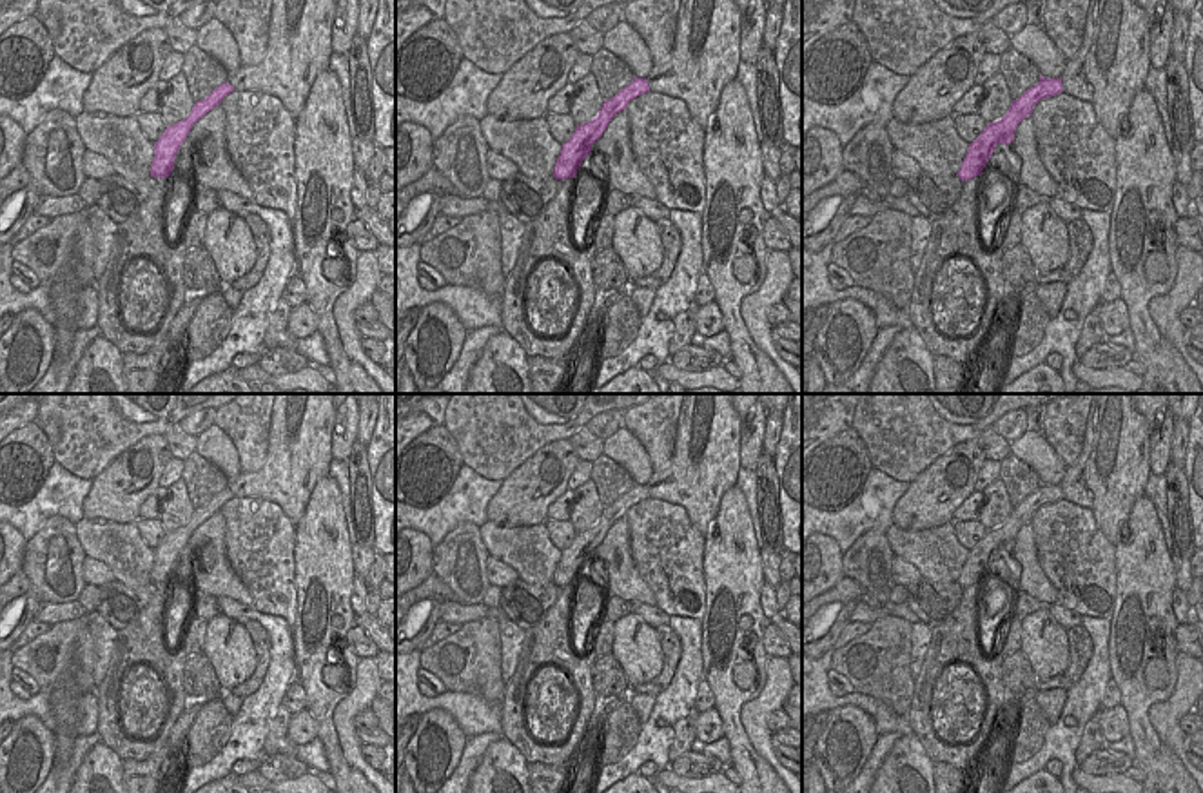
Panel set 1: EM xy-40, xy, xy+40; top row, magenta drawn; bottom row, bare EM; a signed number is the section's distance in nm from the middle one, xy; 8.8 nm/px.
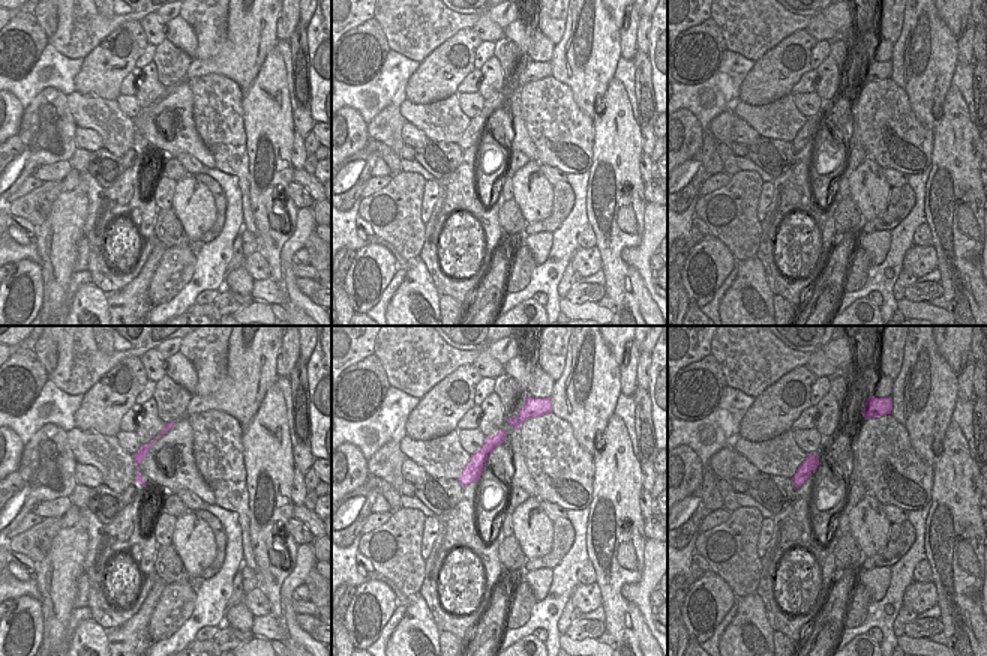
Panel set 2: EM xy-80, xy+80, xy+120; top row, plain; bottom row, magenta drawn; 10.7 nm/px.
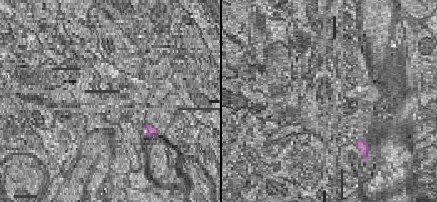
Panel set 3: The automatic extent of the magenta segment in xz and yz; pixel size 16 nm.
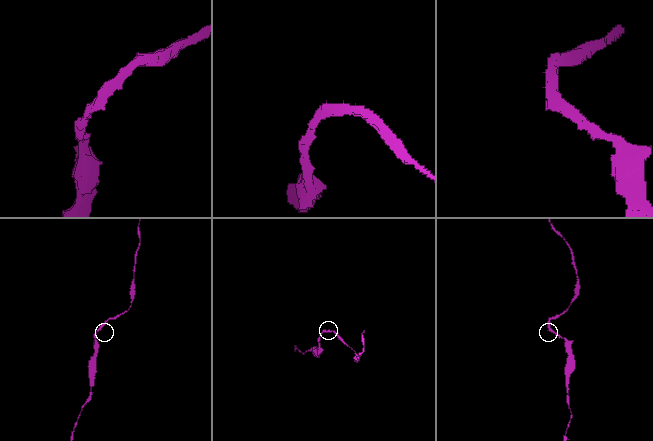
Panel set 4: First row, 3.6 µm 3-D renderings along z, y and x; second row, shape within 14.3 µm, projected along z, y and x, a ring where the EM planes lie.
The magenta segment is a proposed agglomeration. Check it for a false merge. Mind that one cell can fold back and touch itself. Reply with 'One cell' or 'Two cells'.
One cell

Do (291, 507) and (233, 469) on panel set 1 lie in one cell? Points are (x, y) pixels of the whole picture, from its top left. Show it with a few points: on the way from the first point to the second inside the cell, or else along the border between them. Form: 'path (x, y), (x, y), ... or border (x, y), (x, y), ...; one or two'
border (242, 472), (227, 479); two

